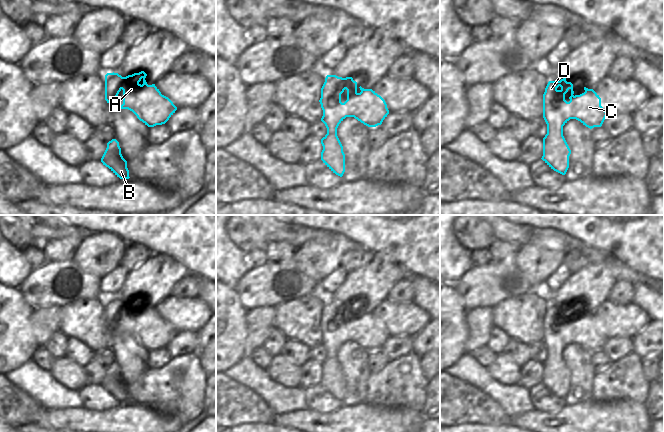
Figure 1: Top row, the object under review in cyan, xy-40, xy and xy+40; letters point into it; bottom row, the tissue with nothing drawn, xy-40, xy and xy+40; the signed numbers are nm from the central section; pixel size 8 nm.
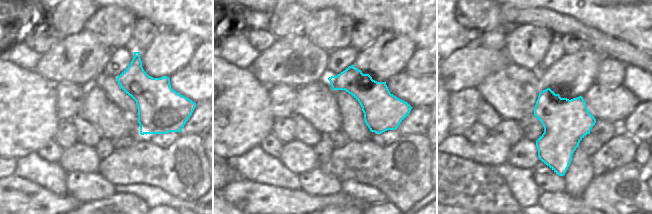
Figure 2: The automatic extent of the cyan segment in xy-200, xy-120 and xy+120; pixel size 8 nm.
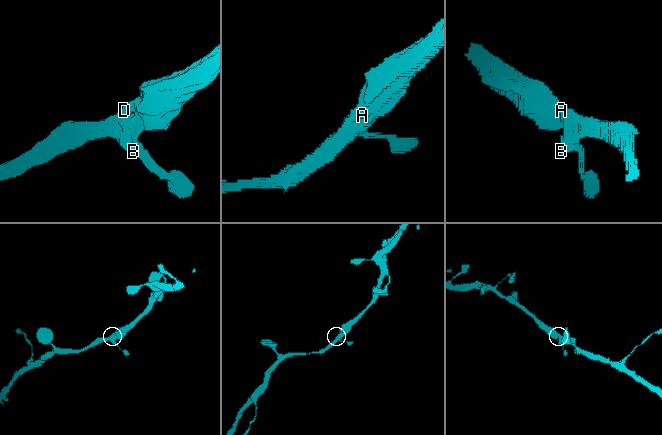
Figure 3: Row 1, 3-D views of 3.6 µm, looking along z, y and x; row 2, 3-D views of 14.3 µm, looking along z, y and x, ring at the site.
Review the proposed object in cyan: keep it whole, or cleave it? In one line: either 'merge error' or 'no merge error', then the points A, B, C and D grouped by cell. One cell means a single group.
no merge error | A B C D

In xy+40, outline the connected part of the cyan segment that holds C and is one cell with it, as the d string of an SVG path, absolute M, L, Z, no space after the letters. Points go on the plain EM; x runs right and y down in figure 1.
M566 302L560 305L549 305L543 318L543 342L547 348L547 358L543 362L542 384L554 395L565 399L569 392L571 374L563 360L563 350L570 344L576 343L586 351L592 353L601 351L607 336L601 330L601 322L593 314L584 311L585 316L573 319L573 308Z

